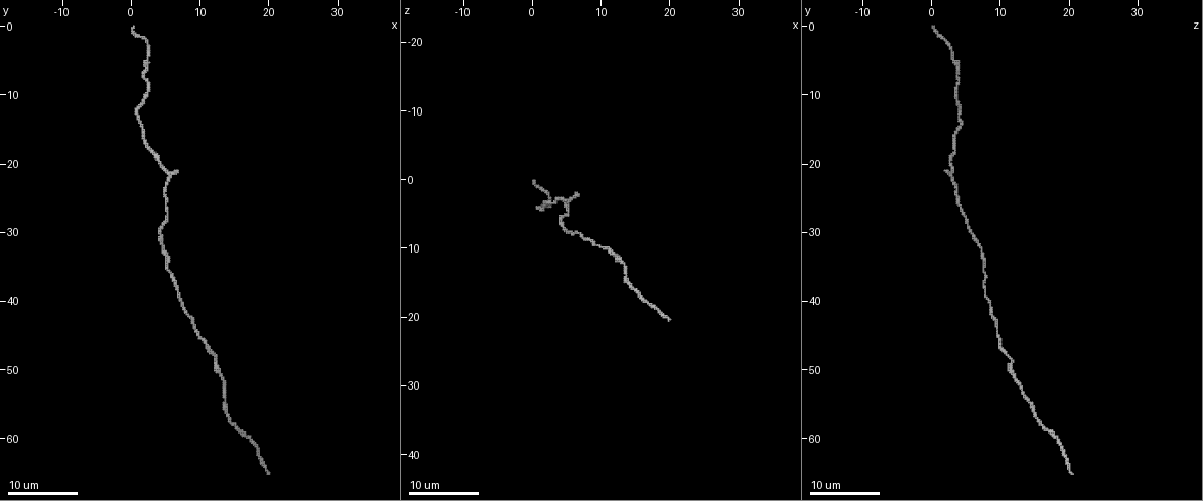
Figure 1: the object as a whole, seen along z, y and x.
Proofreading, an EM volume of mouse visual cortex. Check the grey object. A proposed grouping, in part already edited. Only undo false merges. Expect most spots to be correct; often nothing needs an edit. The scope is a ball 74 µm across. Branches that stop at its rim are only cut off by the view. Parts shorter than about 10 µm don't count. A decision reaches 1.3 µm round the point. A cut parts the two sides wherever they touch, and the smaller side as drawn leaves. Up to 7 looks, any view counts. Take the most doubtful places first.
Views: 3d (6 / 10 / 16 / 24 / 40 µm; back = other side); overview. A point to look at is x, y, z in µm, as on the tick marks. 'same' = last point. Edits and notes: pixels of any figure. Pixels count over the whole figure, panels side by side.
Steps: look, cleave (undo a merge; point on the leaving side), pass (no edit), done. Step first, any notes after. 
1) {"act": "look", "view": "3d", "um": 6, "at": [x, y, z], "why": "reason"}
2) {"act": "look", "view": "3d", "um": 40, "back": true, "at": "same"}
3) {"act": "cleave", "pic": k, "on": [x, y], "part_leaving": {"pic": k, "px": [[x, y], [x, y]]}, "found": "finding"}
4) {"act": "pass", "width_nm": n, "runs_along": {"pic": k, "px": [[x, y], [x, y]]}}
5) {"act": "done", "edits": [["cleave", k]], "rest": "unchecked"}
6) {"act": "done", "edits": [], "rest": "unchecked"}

{"act": "look", "view": "3d", "um": 6, "at": [12.5, 49.0, 12.0], "why": "thick turns thin"}

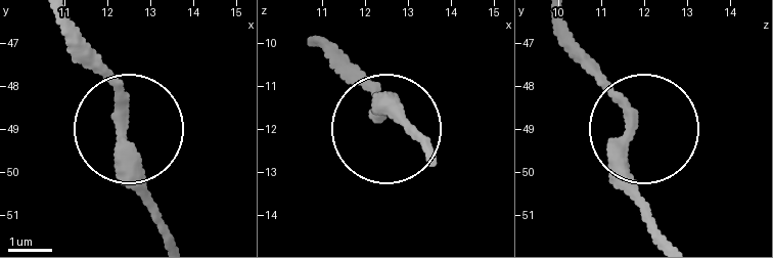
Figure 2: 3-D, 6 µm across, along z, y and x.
{"act": "look", "view": "3d", "um": 6, "back": true, "at": [12.30, 48.85, 11.65]}

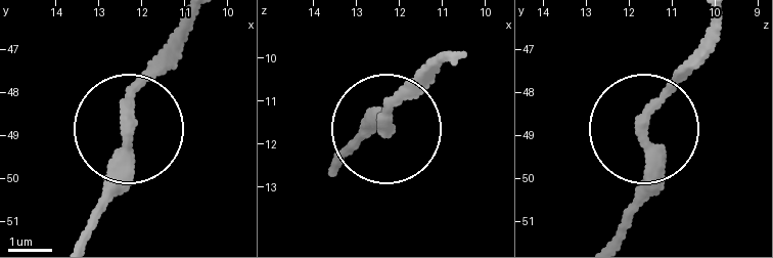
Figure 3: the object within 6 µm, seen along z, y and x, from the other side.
{"act": "pass", "runs_along": {"pic": 3, "px": [[193, 20], [131, 109], [124, 174], [94, 226]]}, "found": "continuous, no second neuron"}

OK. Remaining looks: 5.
{"act": "look", "view": "3d", "um": 16, "at": [3.0, 18.5, 3.5], "why": "narrows sharply"}

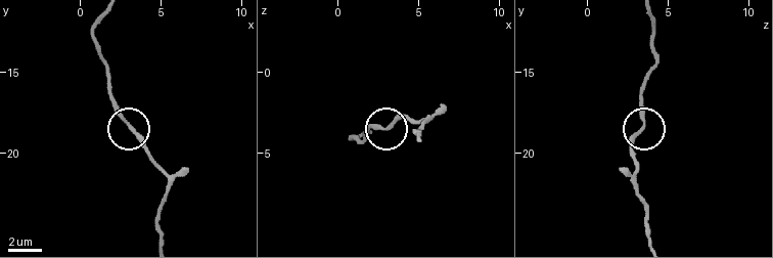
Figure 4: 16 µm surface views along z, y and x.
{"act": "pass", "runs_along": {"pic": 4, "px": [[161, 239], [156, 214], [168, 173], [132, 131], [108, 91]]}, "found": "all the same neuron"}

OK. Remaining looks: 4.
{"act": "look", "view": "3d", "um": 10, "at": [5.0, 34.0, 7.5]}

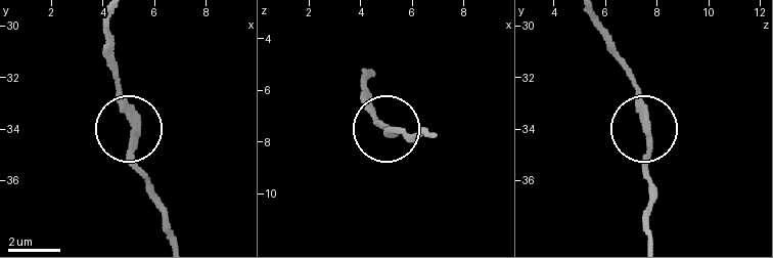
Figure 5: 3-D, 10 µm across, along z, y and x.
{"act": "pass", "width_nm": 280, "runs_along": {"pic": 5, "px": [[645, 113], [645, 125], [634, 77], [621, 59]]}, "found": "continuous, no second neuron"}

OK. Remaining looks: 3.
{"act": "done", "edits": [], "rest": "unchecked"}

